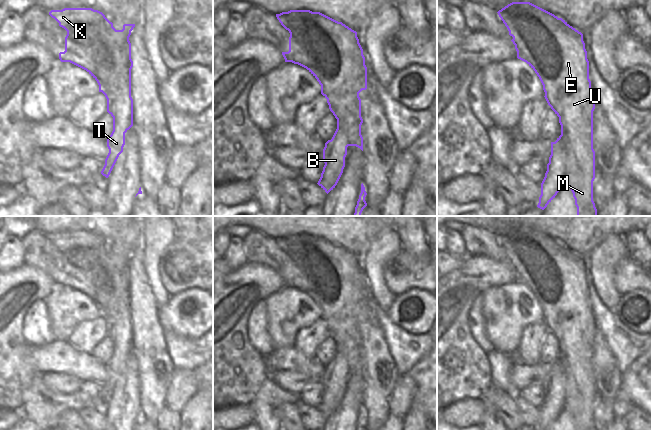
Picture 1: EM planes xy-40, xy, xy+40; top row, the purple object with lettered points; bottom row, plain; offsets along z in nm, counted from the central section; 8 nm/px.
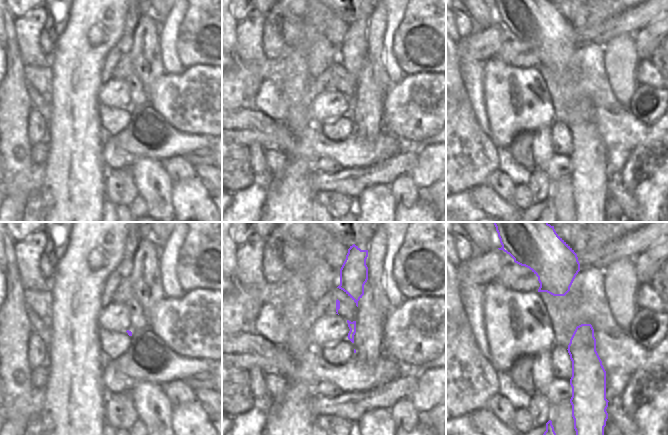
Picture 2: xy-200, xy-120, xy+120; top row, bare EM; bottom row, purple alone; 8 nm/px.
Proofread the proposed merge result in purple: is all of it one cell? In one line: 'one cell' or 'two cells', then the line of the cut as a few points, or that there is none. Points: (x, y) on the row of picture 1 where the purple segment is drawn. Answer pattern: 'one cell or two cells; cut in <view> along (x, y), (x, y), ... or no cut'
two cells; cut in xy+40 along (554, 142), (556, 151), (566, 153), (565, 183)

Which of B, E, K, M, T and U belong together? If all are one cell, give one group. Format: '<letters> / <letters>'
B / E K M T U

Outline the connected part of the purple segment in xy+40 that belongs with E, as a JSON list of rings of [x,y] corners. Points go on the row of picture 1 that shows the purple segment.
[[[512,2],[497,13],[513,37],[511,41],[515,45],[517,58],[535,71],[543,85],[548,105],[559,117],[561,135],[555,141],[555,151],[567,153],[565,185],[573,193],[577,216],[597,216],[593,201],[593,111],[596,102],[589,79],[583,34],[562,18],[530,2]]]

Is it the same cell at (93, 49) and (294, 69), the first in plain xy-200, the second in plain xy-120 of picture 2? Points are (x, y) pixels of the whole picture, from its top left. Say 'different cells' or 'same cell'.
same cell

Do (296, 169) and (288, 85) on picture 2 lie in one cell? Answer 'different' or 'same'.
same

